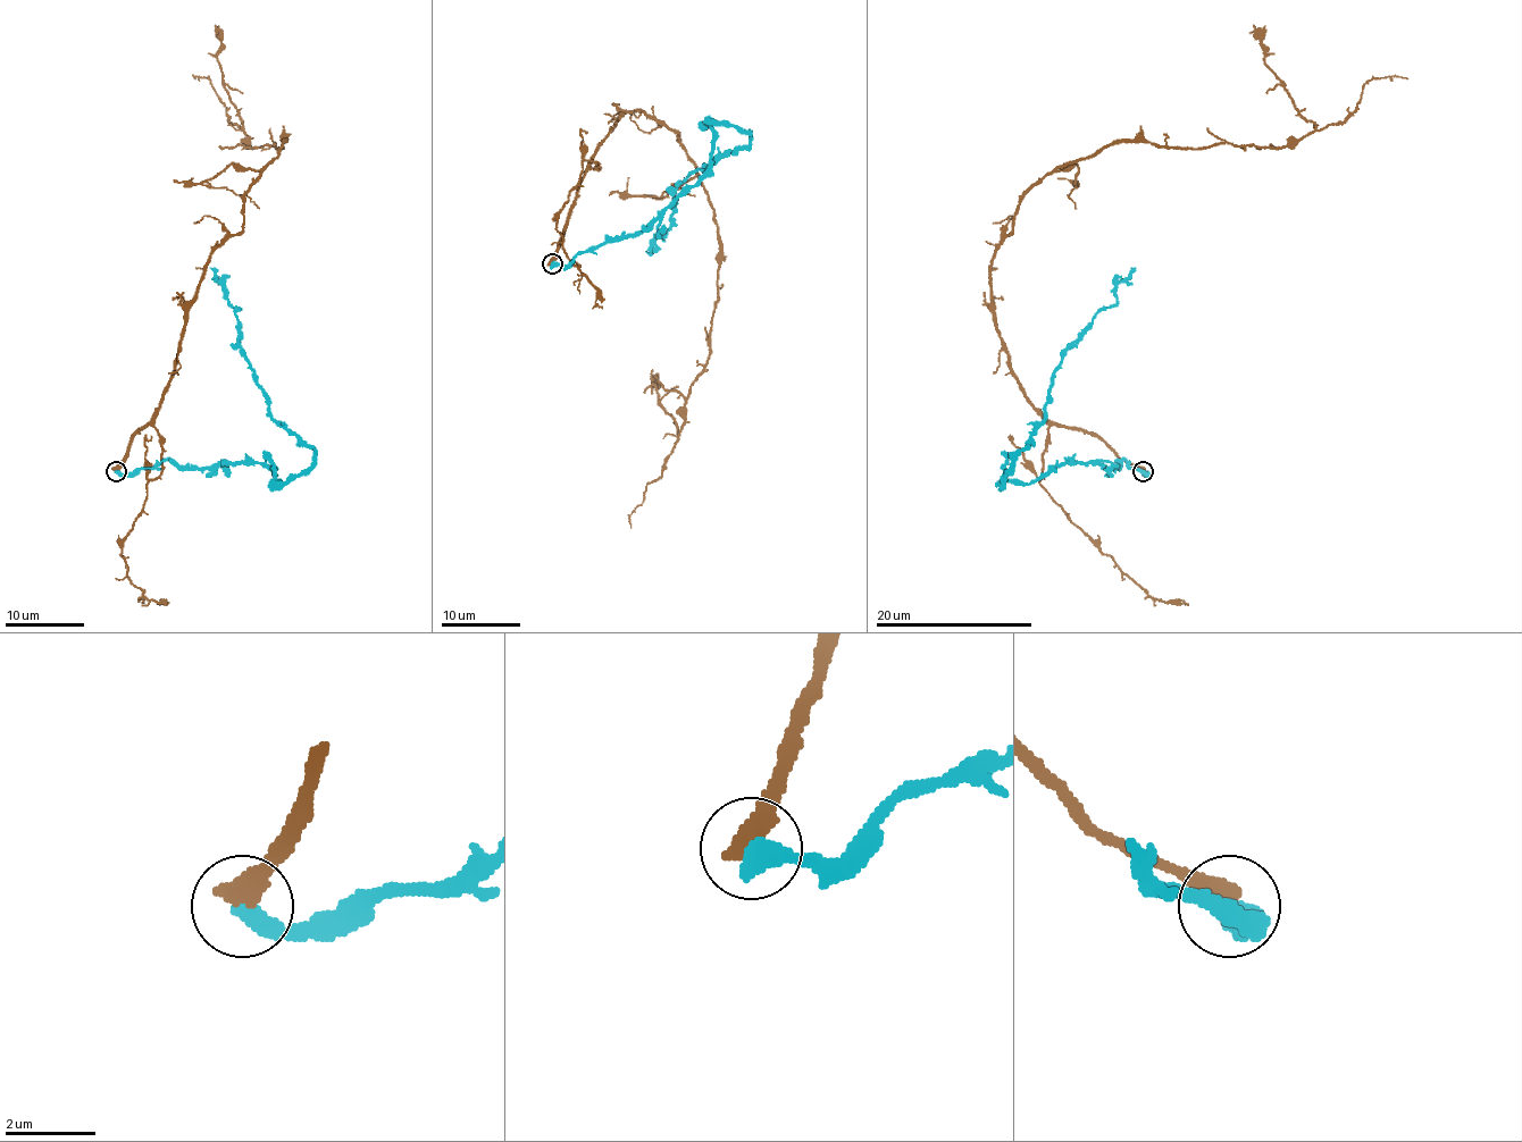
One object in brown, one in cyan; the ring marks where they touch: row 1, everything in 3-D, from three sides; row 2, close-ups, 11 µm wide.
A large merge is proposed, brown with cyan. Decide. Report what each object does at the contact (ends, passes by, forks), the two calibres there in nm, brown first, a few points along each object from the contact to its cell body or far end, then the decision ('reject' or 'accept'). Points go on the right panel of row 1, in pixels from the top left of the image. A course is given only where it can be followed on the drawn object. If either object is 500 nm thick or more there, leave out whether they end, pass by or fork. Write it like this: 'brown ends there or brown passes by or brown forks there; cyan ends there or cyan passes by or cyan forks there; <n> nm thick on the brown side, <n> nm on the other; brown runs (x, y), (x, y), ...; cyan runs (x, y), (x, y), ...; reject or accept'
brown ends there; cyan ends there; 480 nm thick on the brown side, 480 nm on the other; brown runs (1142, 470), (1033, 405), (996, 321), (992, 257), (1035, 185), (1112, 144), (1295, 145), (1314, 124), (1254, 24); cyan runs (1144, 470), (1062, 462), (1029, 483), (1002, 483), (1045, 418), (1067, 349), (1115, 301), (1131, 268); reject

